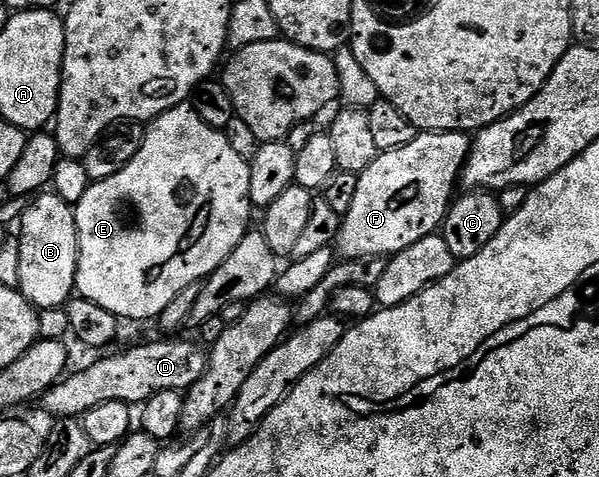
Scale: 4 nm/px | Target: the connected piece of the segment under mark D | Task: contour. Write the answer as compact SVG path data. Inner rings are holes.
M178 338L162 339L166 340L138 344L127 352L118 352L115 356L106 356L88 365L86 372L67 375L46 391L44 403L47 410L54 418L81 418L88 410L104 402L141 406L148 398L152 398L152 394L160 394L164 390L185 393L206 373L207 353L197 343L194 345L186 340L174 340Z

